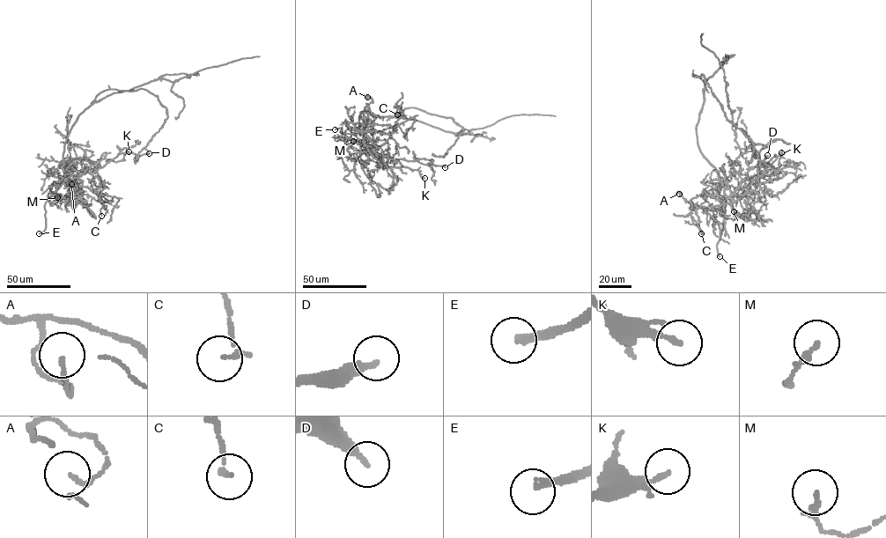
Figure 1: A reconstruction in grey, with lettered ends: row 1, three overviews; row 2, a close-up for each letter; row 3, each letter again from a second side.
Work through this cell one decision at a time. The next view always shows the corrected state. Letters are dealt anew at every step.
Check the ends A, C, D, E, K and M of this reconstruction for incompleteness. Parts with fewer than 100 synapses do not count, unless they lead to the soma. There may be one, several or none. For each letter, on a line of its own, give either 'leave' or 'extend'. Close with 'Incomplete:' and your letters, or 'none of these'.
A: leave
C: leave
D: leave
E: extend
K: leave
M: leave
Incomplete: E

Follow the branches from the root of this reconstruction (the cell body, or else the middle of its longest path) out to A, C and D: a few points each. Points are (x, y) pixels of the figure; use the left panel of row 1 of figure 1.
A: (79, 114), (62, 155), (62, 169), (72, 195), (70, 197), (68, 192), (77, 186), (71, 184)
C: (79, 114), (65, 143), (62, 169), (64, 177), (77, 186), (95, 191), (104, 184), (99, 195), (101, 216)
D: (79, 114), (62, 155), (64, 177), (73, 183), (84, 168), (103, 167), (121, 153), (149, 153)

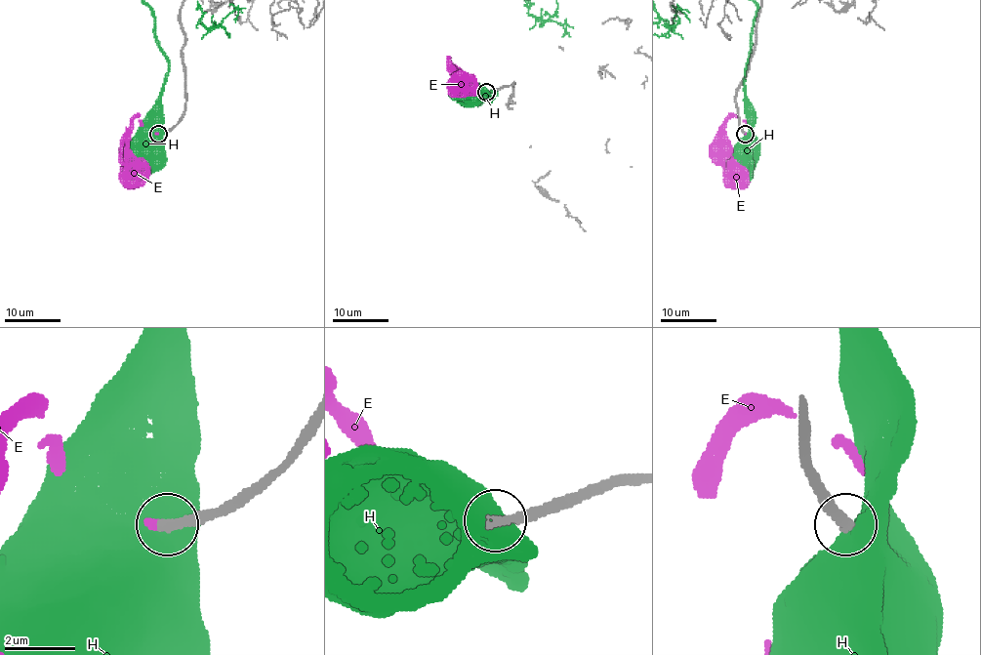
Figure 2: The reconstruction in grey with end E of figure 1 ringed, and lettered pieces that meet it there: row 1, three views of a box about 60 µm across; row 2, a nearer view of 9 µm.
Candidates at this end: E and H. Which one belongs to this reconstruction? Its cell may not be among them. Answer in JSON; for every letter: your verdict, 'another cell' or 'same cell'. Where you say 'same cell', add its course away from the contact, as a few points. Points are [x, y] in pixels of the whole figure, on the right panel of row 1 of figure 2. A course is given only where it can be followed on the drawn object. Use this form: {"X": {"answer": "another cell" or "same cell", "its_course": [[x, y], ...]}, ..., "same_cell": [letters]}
{"E": {"answer": "same cell", "its_course": [[746, 134], [747, 126], [743, 120], [731, 115], [726, 123], [724, 137], [730, 149], [730, 173], [737, 172]]}, "H": {"answer": "another cell"}, "same_cell": ["E"]}

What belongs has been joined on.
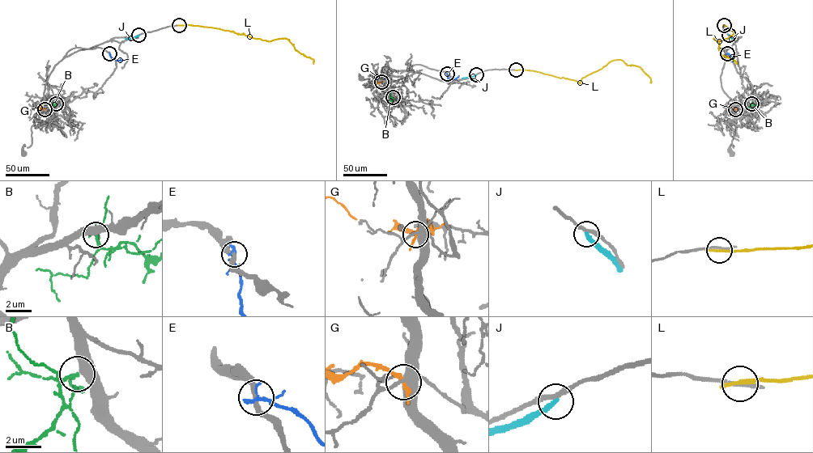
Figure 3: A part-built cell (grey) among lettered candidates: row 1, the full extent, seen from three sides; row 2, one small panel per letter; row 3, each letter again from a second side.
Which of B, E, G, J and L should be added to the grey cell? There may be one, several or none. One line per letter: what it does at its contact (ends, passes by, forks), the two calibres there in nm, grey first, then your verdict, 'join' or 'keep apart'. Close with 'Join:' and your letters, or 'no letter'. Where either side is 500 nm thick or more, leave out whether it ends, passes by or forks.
B: it passes by; 460 nm thick on the grey side, 140 nm on the other; join
E: it passes by; 260 nm thick on the grey side, 220 nm on the other; keep apart
G: it passes by; 380 nm thick on the grey side, 200 nm on the other; keep apart
J: it ends there; 220 nm thick on the grey side, 280 nm on the other; keep apart
L: it ends there; 170 nm thick on the grey side, 240 nm on the other; keep apart
Join: B

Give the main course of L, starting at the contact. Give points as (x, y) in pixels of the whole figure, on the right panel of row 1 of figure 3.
L: (724, 25), (737, 34), (720, 41), (713, 38), (719, 42), (720, 52), (737, 63)

